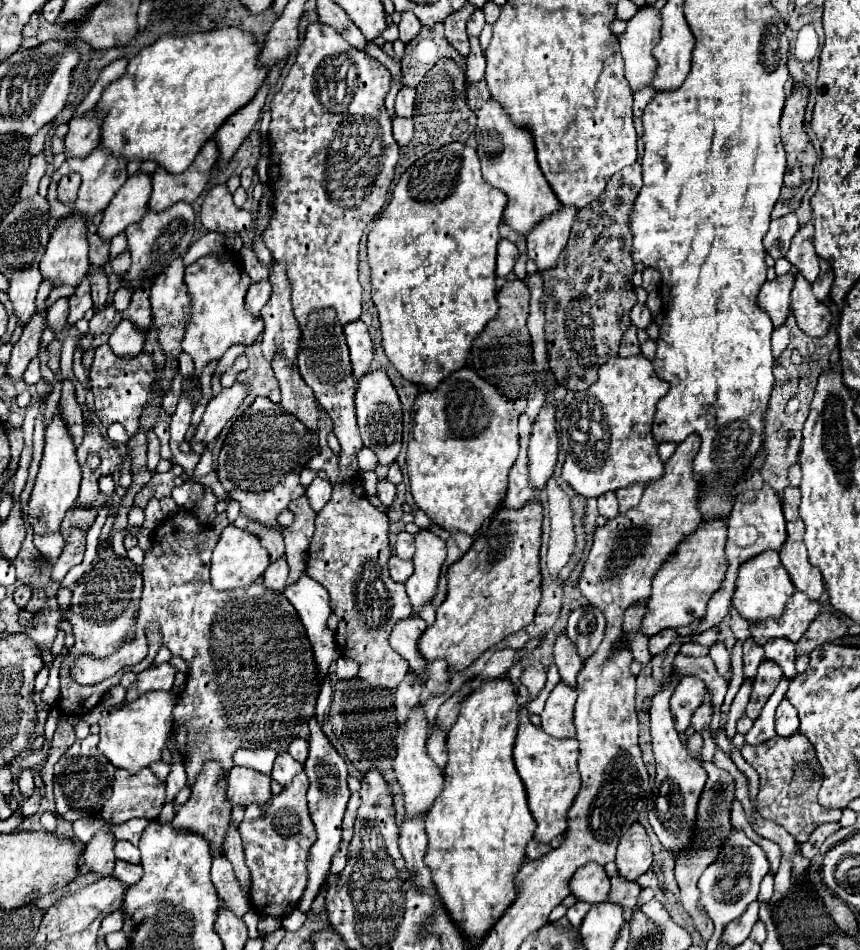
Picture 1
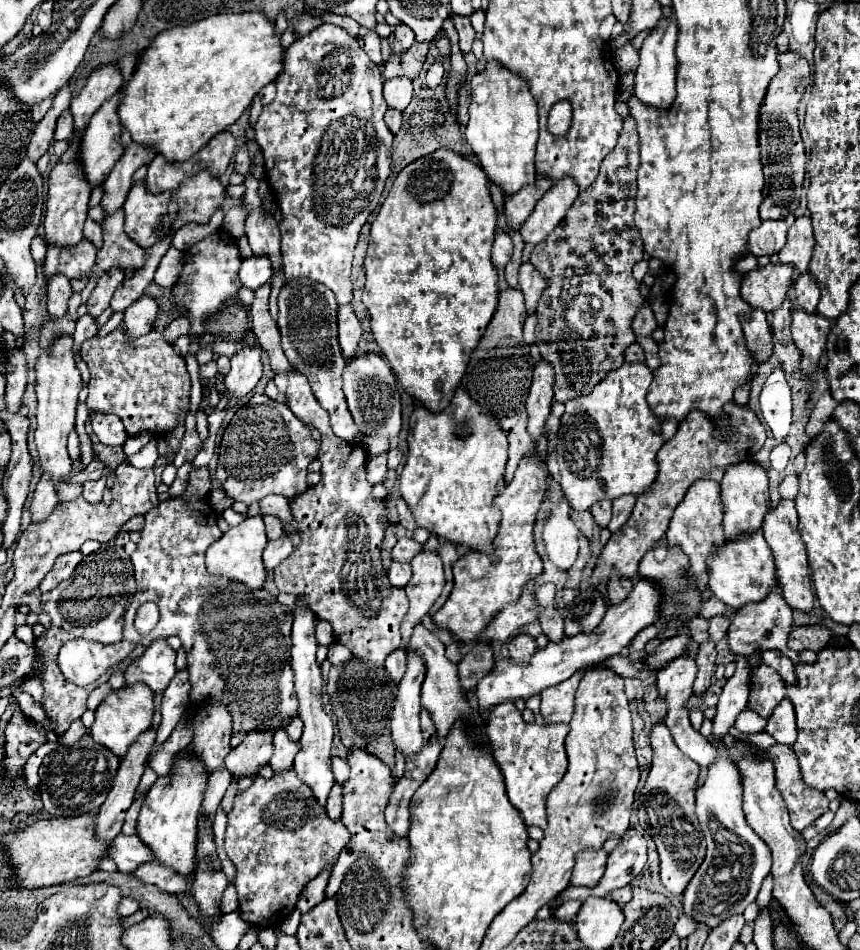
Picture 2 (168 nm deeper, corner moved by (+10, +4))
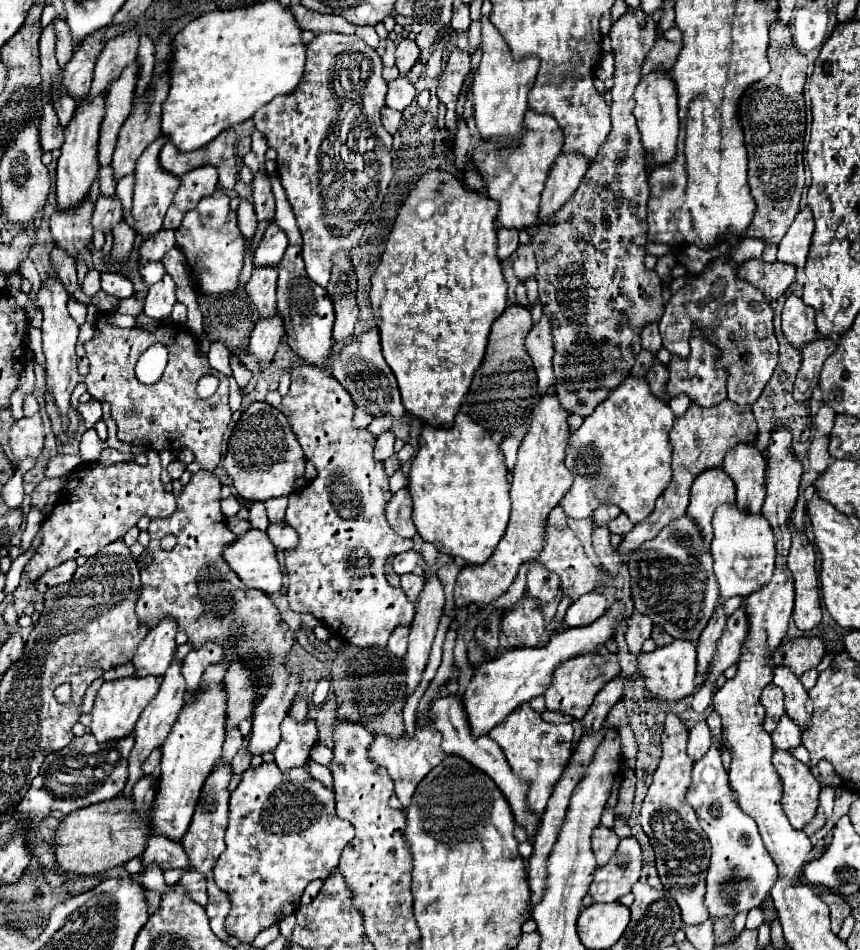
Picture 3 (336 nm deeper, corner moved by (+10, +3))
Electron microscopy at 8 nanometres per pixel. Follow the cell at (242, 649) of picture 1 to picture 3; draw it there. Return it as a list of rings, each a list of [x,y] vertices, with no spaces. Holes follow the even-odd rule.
[[[198,471],[192,475],[190,483],[184,485],[182,495],[178,495],[176,513],[168,519],[150,521],[150,545],[140,559],[150,553],[154,561],[150,567],[140,571],[142,593],[136,603],[136,615],[144,623],[148,623],[150,629],[158,625],[158,621],[174,617],[178,621],[178,629],[186,631],[194,647],[202,647],[208,639],[216,639],[226,645],[230,625],[242,625],[244,633],[240,639],[236,639],[238,647],[232,661],[248,659],[248,663],[258,663],[258,669],[260,661],[264,661],[264,669],[268,669],[268,673],[258,689],[258,699],[262,699],[268,689],[270,675],[278,665],[282,665],[282,661],[286,663],[286,659],[290,657],[294,637],[288,625],[282,623],[280,613],[268,599],[268,595],[258,589],[246,589],[242,581],[238,581],[236,573],[226,567],[222,549],[226,549],[230,541],[236,541],[236,535],[228,529],[226,517],[220,511],[220,489],[222,483],[214,473]],[[164,535],[176,537],[176,545],[172,551],[164,551],[160,547],[160,539]]]

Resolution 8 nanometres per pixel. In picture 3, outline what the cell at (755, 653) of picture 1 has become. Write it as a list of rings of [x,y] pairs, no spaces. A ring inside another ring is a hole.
[[[712,745],[710,751],[694,763],[692,787],[686,793],[686,801],[696,811],[698,823],[706,831],[712,847],[706,885],[706,907],[710,909],[710,917],[734,917],[742,911],[760,907],[778,877],[776,865],[762,843],[754,819],[738,809],[738,801],[728,785],[728,773],[724,771],[720,749],[716,745]]]

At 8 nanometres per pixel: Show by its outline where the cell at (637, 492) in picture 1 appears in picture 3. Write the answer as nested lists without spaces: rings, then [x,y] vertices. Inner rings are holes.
[[[620,513],[614,521],[608,523],[608,529],[610,529],[612,533],[616,533],[616,535],[626,535],[632,527],[634,527],[634,523],[632,523],[624,513]]]

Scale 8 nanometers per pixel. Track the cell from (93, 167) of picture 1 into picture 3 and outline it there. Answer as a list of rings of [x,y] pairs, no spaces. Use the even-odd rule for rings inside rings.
[[[138,63],[128,65],[122,71],[122,77],[110,85],[106,95],[106,117],[100,129],[100,145],[98,145],[98,161],[102,167],[112,163],[112,153],[118,141],[118,131],[124,125],[126,117],[132,111],[132,99],[138,81]]]

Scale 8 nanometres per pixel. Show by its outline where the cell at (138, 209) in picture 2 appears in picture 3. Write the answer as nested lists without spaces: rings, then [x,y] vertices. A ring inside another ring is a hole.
[[[158,137],[136,161],[136,185],[134,185],[134,205],[132,205],[132,217],[136,219],[134,229],[144,237],[152,237],[154,233],[160,231],[162,227],[162,219],[166,215],[166,209],[170,205],[170,201],[174,199],[174,193],[178,191],[180,185],[180,177],[174,177],[172,173],[166,173],[158,161],[158,153],[162,149],[162,145],[166,143],[166,137]]]

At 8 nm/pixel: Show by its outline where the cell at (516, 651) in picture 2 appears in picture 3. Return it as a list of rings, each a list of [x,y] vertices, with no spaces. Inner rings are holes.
[[[526,595],[504,615],[502,631],[512,647],[542,647],[550,641],[538,601],[530,601]]]

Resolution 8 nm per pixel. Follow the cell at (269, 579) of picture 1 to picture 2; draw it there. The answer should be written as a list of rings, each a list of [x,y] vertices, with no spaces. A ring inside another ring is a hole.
[[[282,536],[274,542],[268,542],[266,548],[264,548],[264,568],[266,568],[266,572],[272,572],[282,560],[286,560],[292,554],[292,550],[294,550],[292,542],[286,536]]]

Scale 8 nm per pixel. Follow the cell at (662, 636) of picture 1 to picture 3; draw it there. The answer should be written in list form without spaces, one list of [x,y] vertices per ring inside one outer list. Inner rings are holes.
[[[634,611],[626,619],[626,643],[630,653],[638,655],[642,651],[642,643],[650,637],[650,631],[652,631],[652,621],[646,615]]]

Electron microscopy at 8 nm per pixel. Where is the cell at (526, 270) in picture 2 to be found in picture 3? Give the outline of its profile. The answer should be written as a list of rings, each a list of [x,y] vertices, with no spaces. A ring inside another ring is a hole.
[[[520,245],[514,257],[514,271],[520,281],[536,275],[536,257],[532,245]]]

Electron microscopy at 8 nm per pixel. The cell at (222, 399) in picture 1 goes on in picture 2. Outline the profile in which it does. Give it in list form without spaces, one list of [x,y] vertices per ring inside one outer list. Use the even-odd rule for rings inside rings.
[[[260,346],[246,348],[232,356],[232,370],[222,378],[222,392],[220,396],[228,396],[230,402],[244,398],[252,392],[262,376],[262,362],[260,362]]]

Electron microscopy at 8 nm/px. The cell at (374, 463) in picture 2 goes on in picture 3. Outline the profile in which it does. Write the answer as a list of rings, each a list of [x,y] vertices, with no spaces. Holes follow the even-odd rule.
[[[390,429],[384,431],[384,433],[380,433],[378,439],[376,439],[376,449],[374,449],[376,459],[386,461],[394,453],[394,441],[396,441],[396,437],[394,437],[394,433]]]

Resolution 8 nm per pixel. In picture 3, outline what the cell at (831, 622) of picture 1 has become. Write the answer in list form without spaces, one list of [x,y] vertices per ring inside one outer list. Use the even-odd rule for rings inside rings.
[[[800,637],[782,643],[774,653],[774,663],[788,667],[794,675],[802,675],[812,667],[818,667],[818,663],[824,657],[824,641],[820,637]]]

